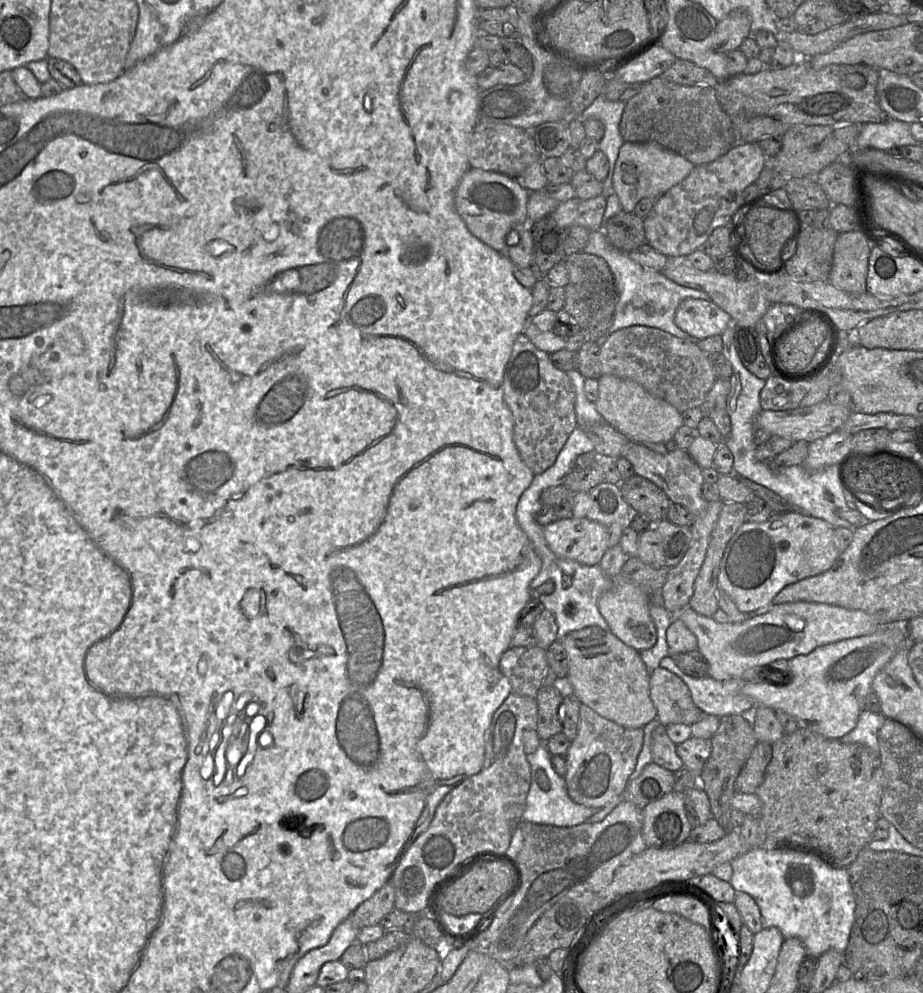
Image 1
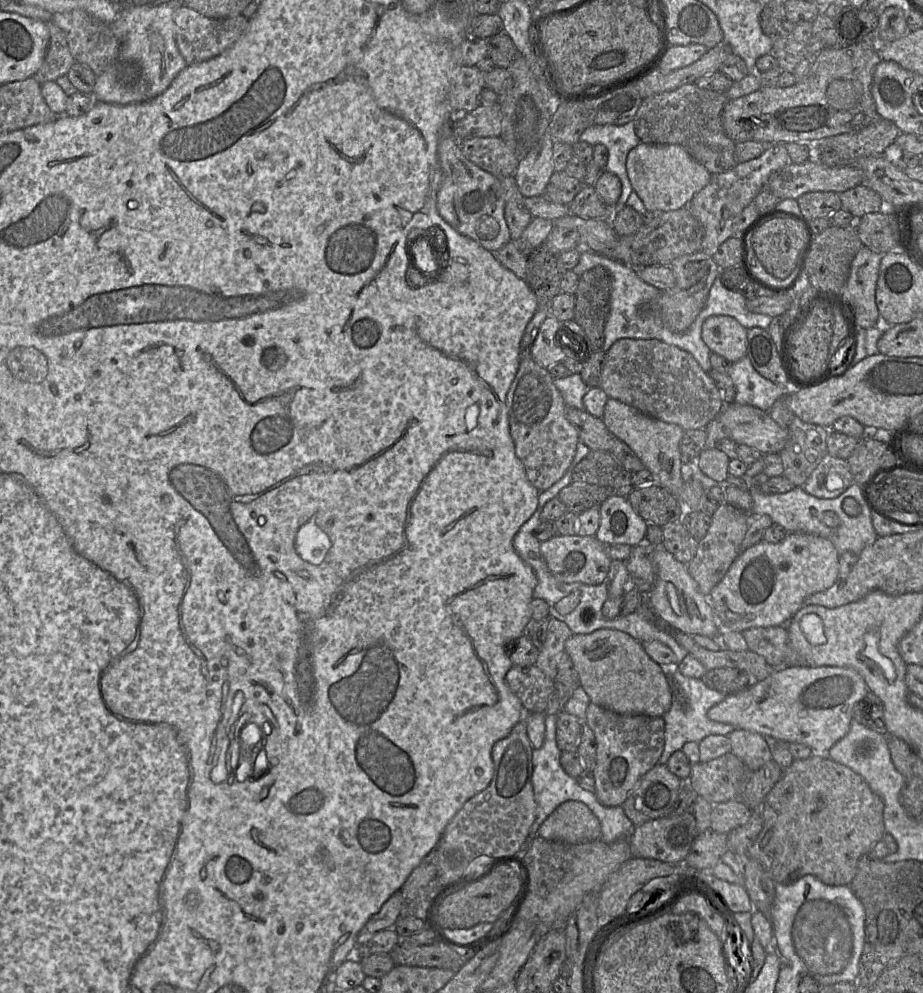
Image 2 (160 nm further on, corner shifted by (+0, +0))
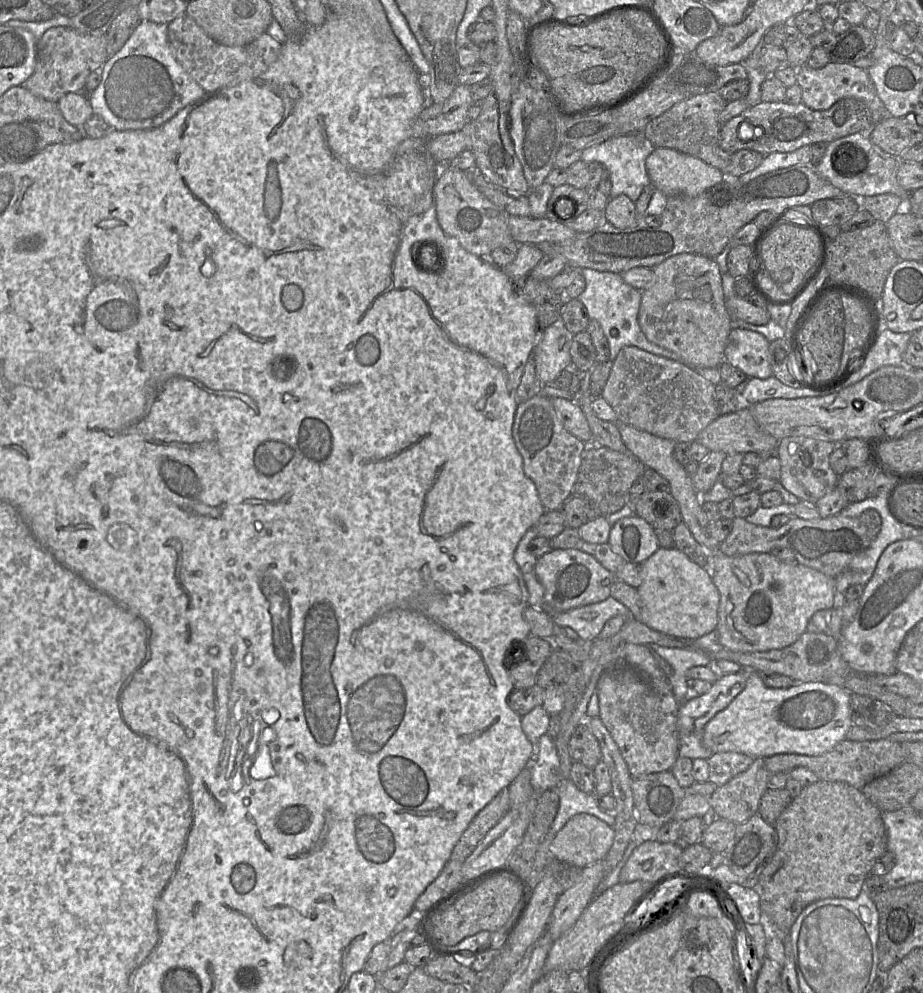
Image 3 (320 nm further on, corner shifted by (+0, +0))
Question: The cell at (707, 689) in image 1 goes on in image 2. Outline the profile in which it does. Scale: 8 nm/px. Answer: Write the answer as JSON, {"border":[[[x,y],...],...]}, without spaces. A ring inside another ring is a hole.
{"border":[[[665,671],[672,687],[674,700],[671,708],[662,716],[665,722],[665,744],[659,764],[666,764],[669,757],[676,751],[681,751],[688,742],[699,743],[710,735],[725,735],[736,728],[731,724],[712,721],[708,717],[708,711],[713,706],[723,701],[727,695],[707,687],[701,679],[684,676],[680,671]]]}

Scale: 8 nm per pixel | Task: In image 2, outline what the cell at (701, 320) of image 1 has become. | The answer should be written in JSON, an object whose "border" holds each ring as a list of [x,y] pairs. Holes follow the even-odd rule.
{"border":[[[712,315],[704,320],[701,336],[711,352],[734,363],[746,356],[747,330],[731,316]]]}

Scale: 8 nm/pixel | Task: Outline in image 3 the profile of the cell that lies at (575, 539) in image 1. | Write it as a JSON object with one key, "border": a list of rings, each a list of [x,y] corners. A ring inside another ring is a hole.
{"border":[[[552,549],[538,558],[534,573],[544,587],[544,609],[551,615],[606,600],[617,580],[592,555],[578,549]]]}

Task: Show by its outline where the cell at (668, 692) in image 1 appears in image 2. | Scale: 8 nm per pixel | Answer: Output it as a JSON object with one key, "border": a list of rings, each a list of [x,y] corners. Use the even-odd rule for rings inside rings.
{"border":[[[739,728],[730,732],[727,737],[731,744],[731,753],[741,759],[750,772],[772,760],[770,738]]]}

